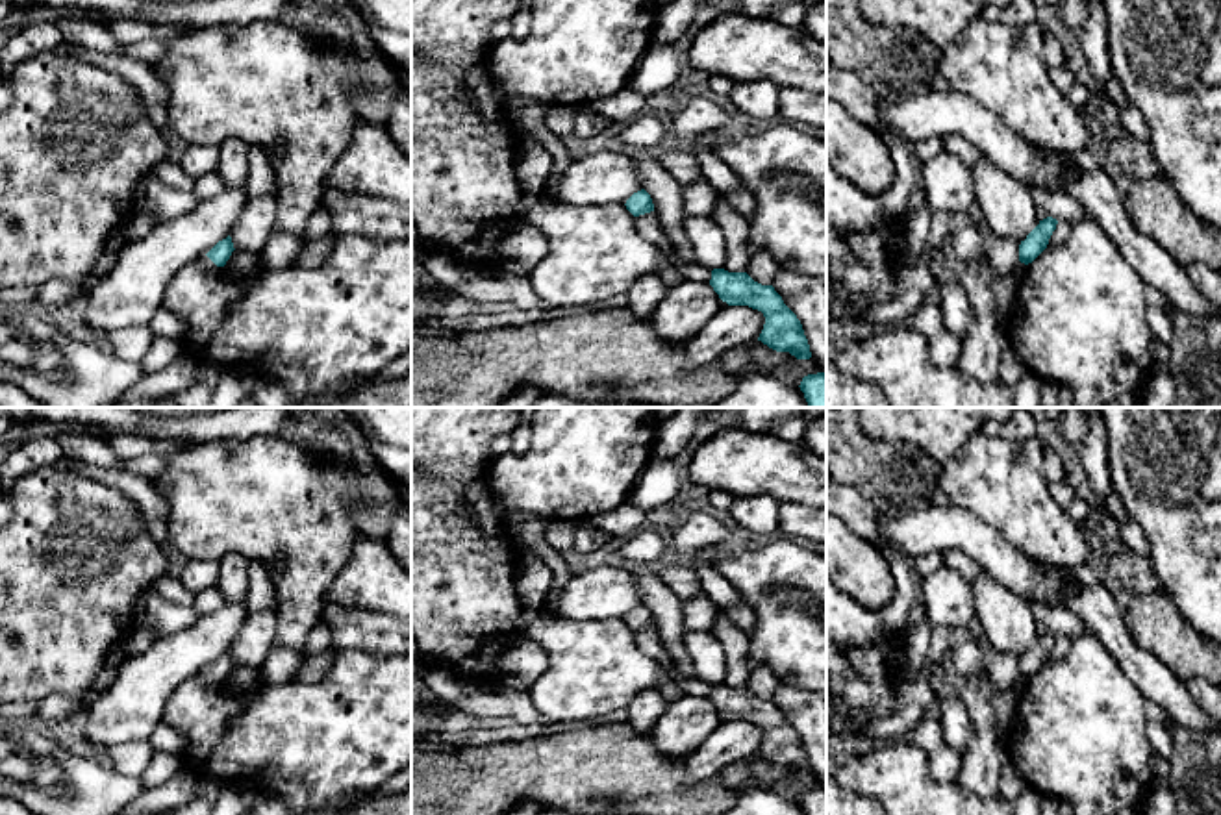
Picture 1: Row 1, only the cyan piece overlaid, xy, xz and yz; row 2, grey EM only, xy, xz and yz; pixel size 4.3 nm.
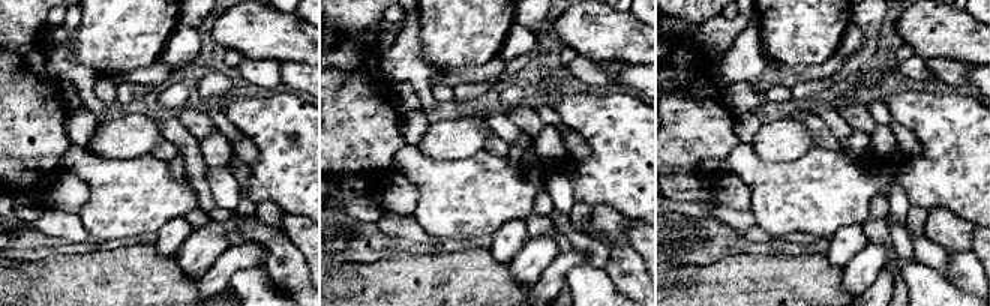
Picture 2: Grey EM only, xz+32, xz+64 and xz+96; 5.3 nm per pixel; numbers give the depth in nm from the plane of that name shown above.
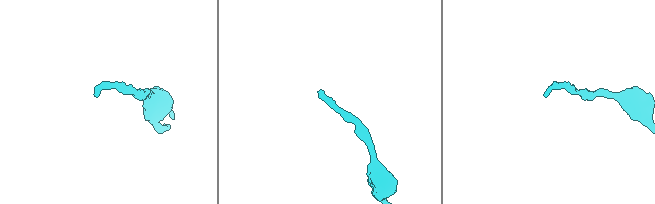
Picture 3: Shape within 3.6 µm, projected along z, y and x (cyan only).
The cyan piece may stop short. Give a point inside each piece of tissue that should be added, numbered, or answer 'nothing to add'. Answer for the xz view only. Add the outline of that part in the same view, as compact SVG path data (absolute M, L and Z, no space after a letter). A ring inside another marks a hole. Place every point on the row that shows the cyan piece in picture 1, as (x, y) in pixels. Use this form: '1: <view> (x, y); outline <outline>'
nothing to add

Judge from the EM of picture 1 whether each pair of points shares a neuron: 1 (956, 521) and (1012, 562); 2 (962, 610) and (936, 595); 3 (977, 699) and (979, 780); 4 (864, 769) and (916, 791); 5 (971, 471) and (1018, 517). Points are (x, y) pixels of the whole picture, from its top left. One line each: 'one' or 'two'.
1: one
2: one
3: one
4: one
5: one

